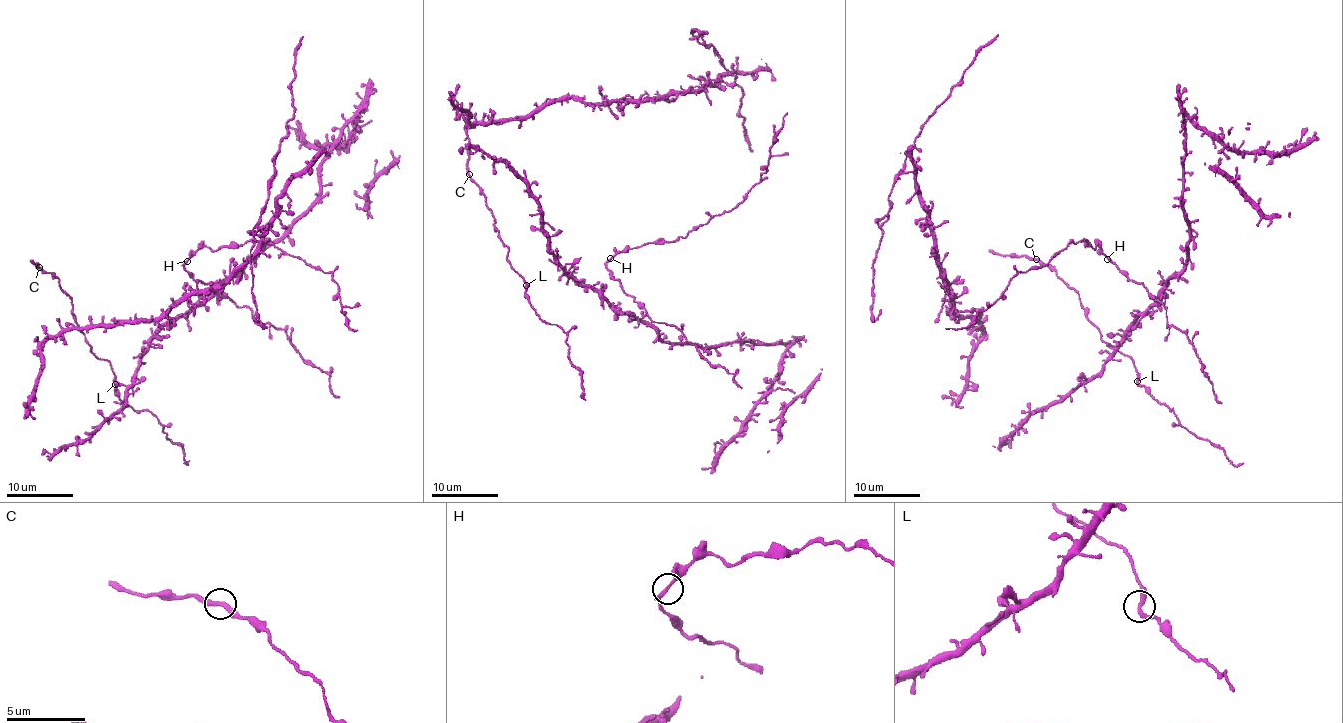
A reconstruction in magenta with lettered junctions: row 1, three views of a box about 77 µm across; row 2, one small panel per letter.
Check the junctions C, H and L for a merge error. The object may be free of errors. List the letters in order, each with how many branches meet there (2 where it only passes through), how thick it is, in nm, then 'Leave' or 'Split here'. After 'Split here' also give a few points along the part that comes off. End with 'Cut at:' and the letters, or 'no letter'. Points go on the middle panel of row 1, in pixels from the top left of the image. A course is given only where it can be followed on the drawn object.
C: Branches: 2. Thickness 240 nm. Leave
H: Branches: 2. Thickness 200 nm. Leave
L: Branches: 2. Thickness 280 nm. Leave
Cut at: no letter

